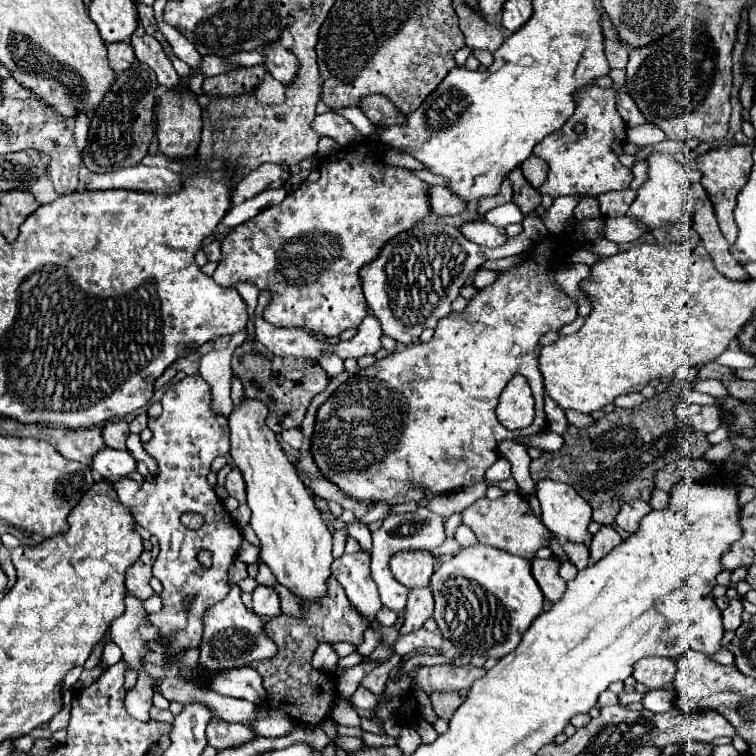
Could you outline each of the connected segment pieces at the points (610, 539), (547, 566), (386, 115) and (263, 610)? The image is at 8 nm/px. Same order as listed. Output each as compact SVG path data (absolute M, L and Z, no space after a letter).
M601 527L595 535L593 541L589 545L589 553L591 553L591 563L595 563L597 559L605 557L609 551L613 551L617 545L621 543L619 533L613 527Z
M533 559L531 561L531 573L535 581L539 583L545 599L559 601L565 591L565 581L559 575L559 561L555 559Z
M373 95L361 101L361 111L373 121L373 123L383 123L383 125L399 125L405 121L405 115L397 113L397 109L387 101L387 97Z
M257 585L253 591L253 611L259 615L269 615L269 617L279 617L281 615L281 601L279 595L275 593L273 587L267 585Z

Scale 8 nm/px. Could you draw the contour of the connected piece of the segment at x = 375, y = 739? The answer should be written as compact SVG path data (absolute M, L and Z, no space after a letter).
M363 733L361 735L363 743L369 745L369 747L381 747L381 745L395 745L395 739L389 737L389 735L375 735L375 733Z

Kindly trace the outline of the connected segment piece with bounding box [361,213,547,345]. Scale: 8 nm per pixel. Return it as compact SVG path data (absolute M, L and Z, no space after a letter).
M537 213L523 221L523 233L509 237L503 249L485 249L477 243L471 243L457 227L435 221L421 221L409 231L403 231L387 241L377 259L361 269L361 283L367 305L381 321L385 335L393 337L397 343L411 345L419 339L425 327L435 327L439 319L451 313L451 303L459 297L467 277L475 273L485 261L527 253L535 243L543 241L545 235L545 223Z

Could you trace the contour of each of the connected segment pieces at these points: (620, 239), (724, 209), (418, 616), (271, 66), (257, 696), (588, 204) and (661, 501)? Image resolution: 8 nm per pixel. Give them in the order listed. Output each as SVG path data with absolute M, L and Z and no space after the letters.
M631 217L605 219L605 225L603 225L603 237L617 243L617 245L633 243L643 233L645 233L645 229L641 229L641 225L637 225L637 221L633 221Z
M733 143L733 145L715 147L715 149L707 151L705 155L699 155L697 161L695 161L695 167L701 173L701 185L705 187L707 195L709 195L709 201L713 203L715 217L719 221L719 229L731 245L737 239L737 225L735 225L735 219L733 219L733 209L735 209L737 193L747 183L749 173L751 173L751 163L753 163L751 153L753 153L753 145Z
M415 587L409 593L409 601L407 601L407 611L405 611L405 623L401 629L405 631L413 631L419 629L431 615L433 615L433 593L431 587Z
M279 43L265 49L265 55L267 55L267 61L265 61L267 71L275 79L279 79L283 85L287 85L287 87L293 85L293 81L297 77L297 71L299 71L297 57L289 51L283 51L283 47Z
M251 667L249 669L229 669L229 673L221 673L221 677L213 677L213 681L209 683L209 689L221 695L253 701L255 705L263 705L269 701L261 675Z
M583 197L583 201L579 201L575 209L575 219L587 221L587 219L597 219L597 217L601 217L601 211L599 211L595 197Z
M655 489L655 491L653 491L653 497L651 497L651 501L649 501L649 505L651 505L653 509L667 509L667 505L669 505L669 493Z

